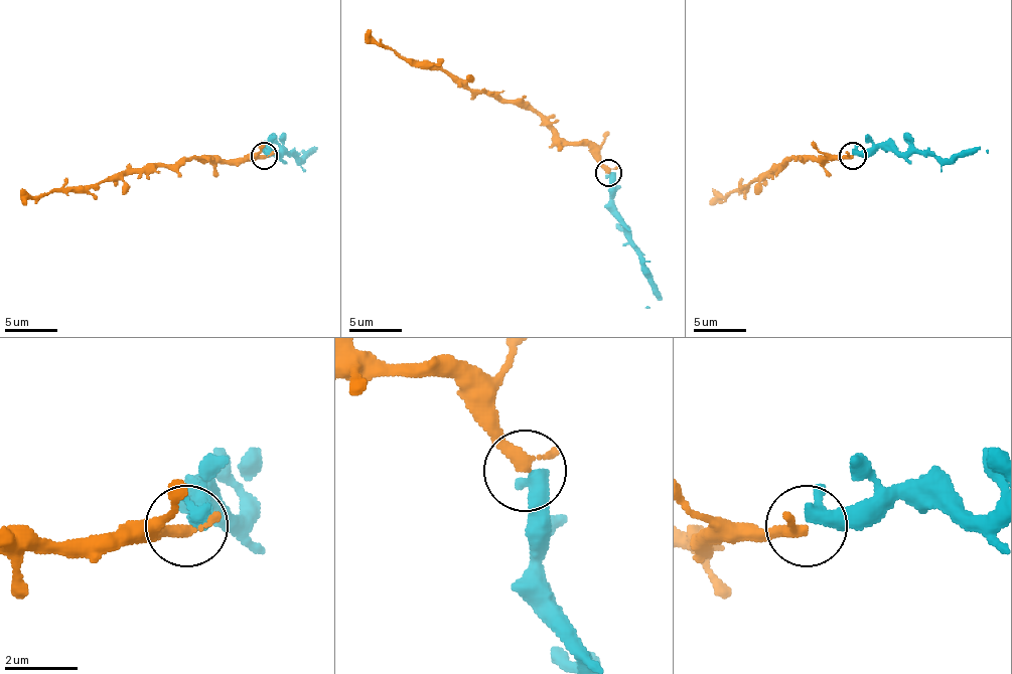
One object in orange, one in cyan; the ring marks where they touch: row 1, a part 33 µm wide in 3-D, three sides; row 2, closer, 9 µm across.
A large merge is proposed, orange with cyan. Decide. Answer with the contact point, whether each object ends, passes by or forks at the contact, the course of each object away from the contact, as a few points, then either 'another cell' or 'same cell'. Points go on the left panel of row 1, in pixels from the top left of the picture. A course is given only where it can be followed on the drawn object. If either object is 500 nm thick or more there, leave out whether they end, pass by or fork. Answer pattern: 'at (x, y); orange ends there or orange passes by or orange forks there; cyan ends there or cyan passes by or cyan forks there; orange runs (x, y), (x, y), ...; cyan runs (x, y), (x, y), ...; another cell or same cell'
at (264, 155); orange runs (265, 155), (241, 160), (193, 157), (174, 165), (127, 170), (96, 186), (60, 186), (37, 197), (21, 189); cyan runs (265, 155), (267, 149), (299, 157), (312, 149), (301, 152); same cell

